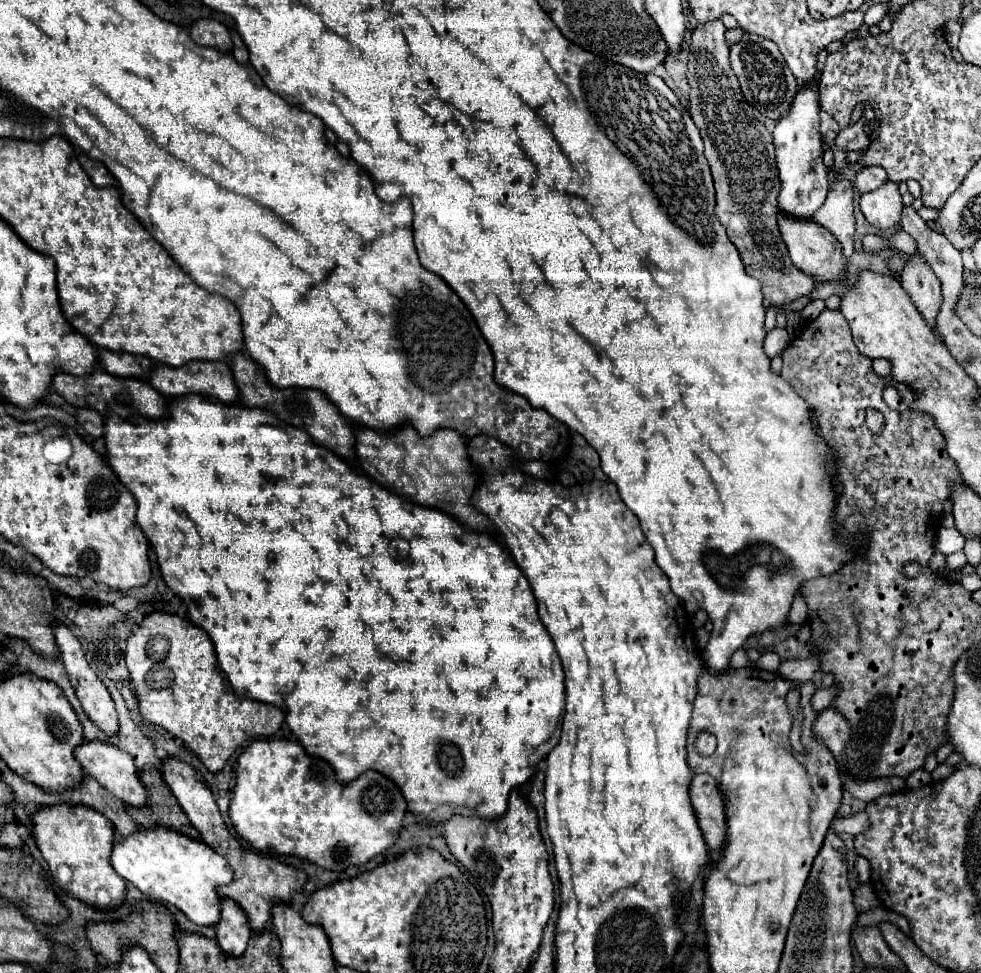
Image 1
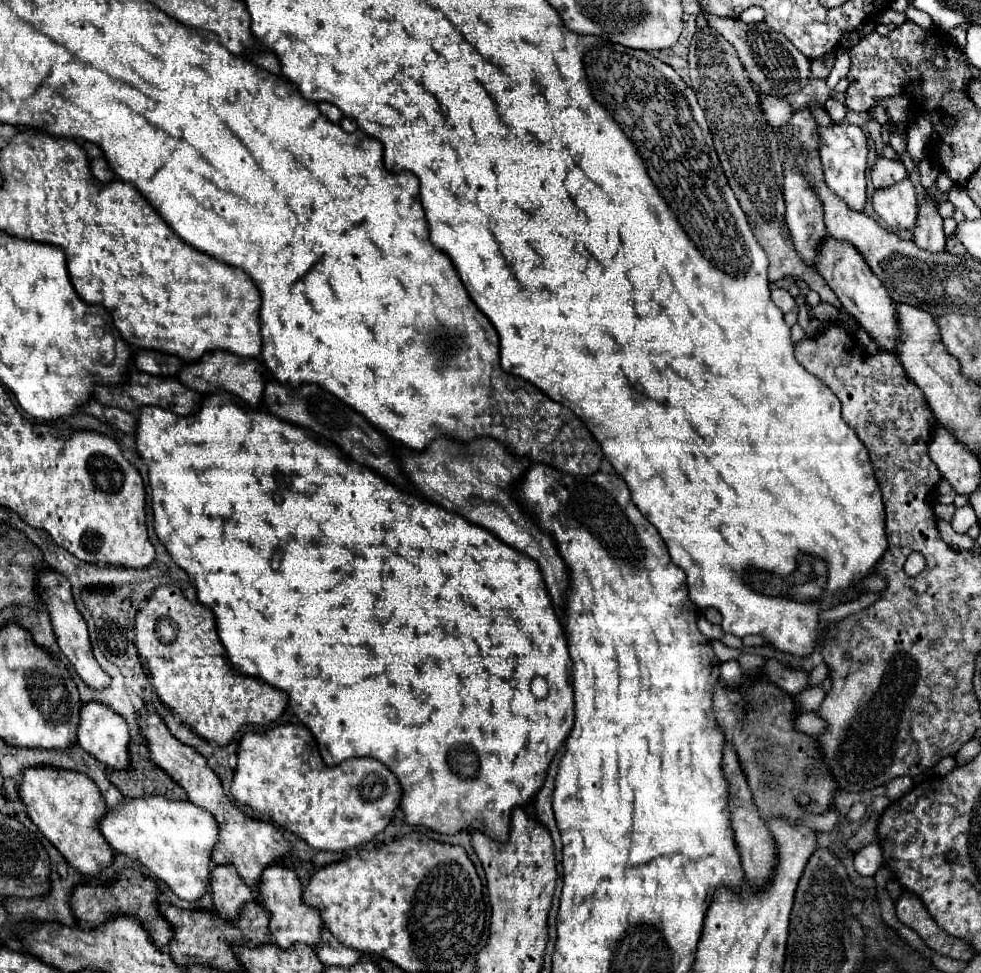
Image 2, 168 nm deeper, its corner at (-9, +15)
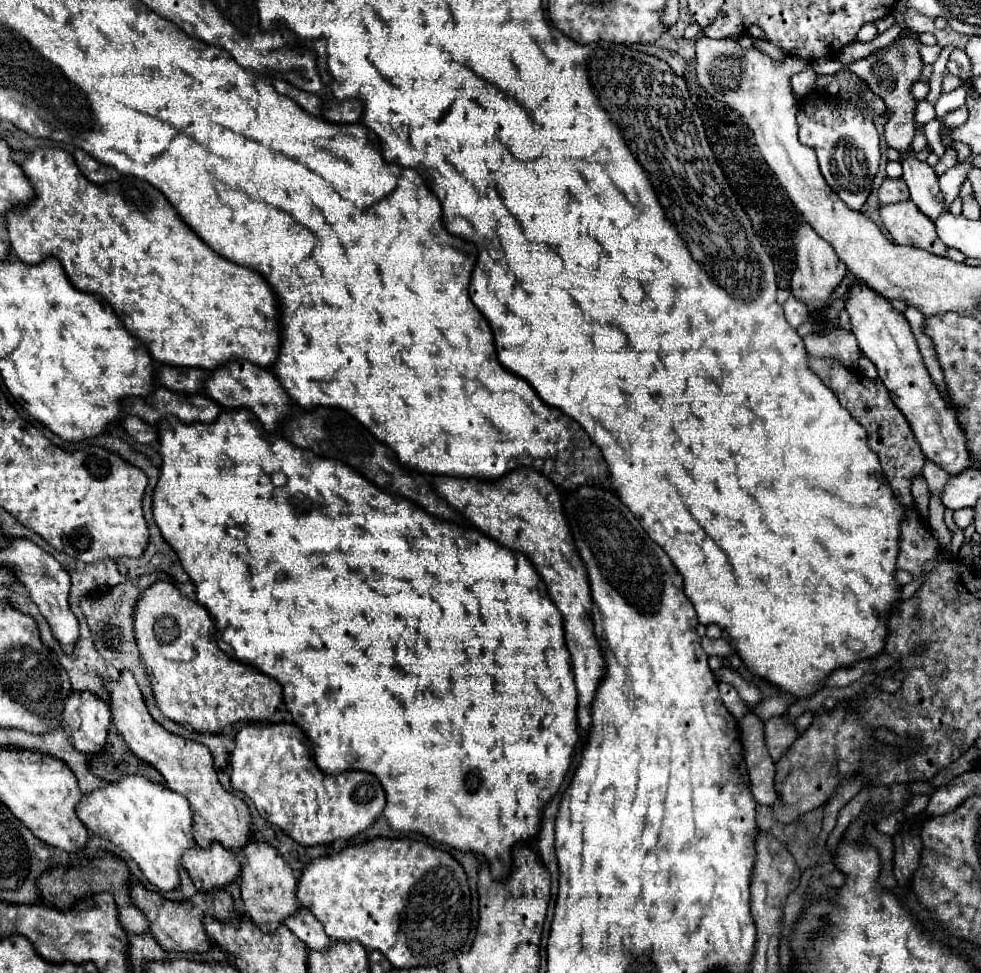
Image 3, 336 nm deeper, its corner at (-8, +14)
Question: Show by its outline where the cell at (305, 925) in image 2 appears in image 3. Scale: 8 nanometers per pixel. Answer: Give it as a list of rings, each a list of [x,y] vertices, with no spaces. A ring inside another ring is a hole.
[[[254,838],[248,840],[248,846],[244,846],[242,854],[244,854],[244,862],[240,866],[238,886],[240,886],[242,902],[246,906],[246,914],[262,930],[274,932],[280,924],[284,924],[288,916],[296,914],[298,908],[296,880],[292,876],[292,868],[282,860],[276,848],[272,848],[266,842],[258,842]]]

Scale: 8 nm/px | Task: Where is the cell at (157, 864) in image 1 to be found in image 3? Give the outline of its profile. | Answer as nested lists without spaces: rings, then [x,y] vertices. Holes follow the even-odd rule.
[[[124,776],[102,788],[84,794],[76,806],[82,824],[122,848],[142,870],[144,878],[162,892],[174,890],[178,880],[180,858],[190,846],[194,848],[192,836],[192,810],[188,800],[172,792],[166,786],[154,784],[148,778]]]

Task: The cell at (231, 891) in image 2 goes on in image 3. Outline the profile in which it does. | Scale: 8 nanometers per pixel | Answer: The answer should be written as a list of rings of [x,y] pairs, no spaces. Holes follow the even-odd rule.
[[[212,846],[212,850],[192,848],[184,852],[182,866],[186,868],[194,886],[202,892],[222,888],[240,874],[240,858],[222,846]]]

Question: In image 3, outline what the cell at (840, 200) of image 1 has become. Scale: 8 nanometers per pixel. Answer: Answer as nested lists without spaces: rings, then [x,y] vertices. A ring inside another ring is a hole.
[[[812,94],[800,100],[798,138],[816,152],[820,172],[828,186],[852,210],[860,210],[872,190],[872,180],[880,166],[880,140],[874,120],[852,104],[846,94]]]

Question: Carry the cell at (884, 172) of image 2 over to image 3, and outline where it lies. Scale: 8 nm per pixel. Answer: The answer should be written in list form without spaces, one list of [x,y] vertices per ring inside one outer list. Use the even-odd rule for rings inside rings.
[[[886,178],[880,192],[878,192],[878,198],[880,198],[880,204],[896,204],[896,202],[904,202],[910,198],[908,194],[908,186],[904,180],[892,180],[892,178]]]

